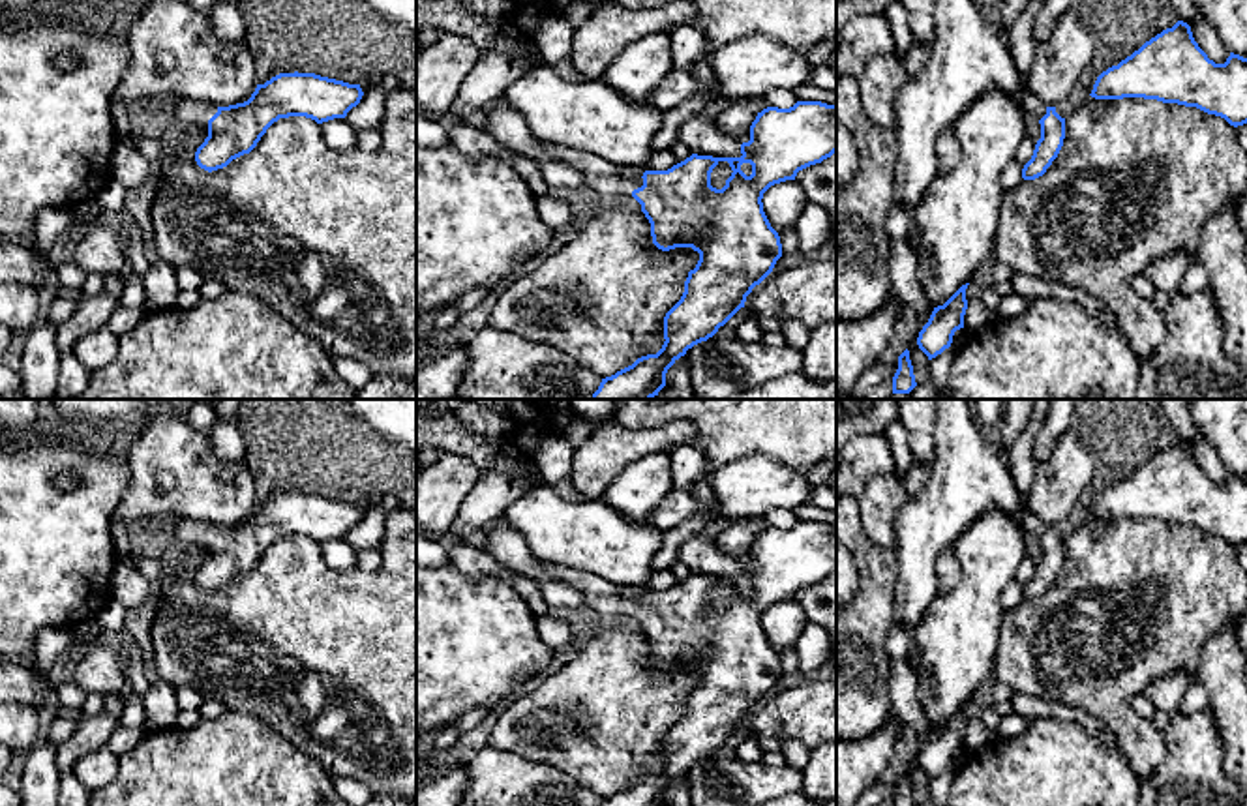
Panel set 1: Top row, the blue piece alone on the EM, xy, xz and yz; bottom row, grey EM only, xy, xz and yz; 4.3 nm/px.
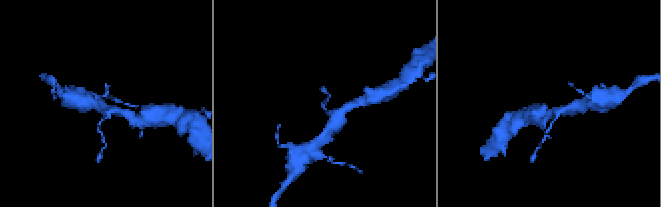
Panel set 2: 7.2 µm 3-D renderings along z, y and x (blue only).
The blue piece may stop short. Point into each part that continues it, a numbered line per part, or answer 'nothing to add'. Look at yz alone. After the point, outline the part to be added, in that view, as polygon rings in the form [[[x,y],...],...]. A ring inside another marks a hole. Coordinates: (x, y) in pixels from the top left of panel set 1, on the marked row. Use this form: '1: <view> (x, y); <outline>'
1: yz (1030, 104); [[[1024,92],[1020,105],[1024,112],[1029,112],[1033,116],[1043,118],[1046,114],[1046,105],[1029,92]]]

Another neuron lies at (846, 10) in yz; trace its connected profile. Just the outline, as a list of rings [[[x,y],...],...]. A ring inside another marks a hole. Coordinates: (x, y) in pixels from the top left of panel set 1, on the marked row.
[[[836,0],[836,49],[844,26],[861,15],[883,15],[891,4],[898,0]]]

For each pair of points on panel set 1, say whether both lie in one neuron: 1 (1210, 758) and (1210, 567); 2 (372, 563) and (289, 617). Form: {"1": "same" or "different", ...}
{"1": "different", "2": "different"}

